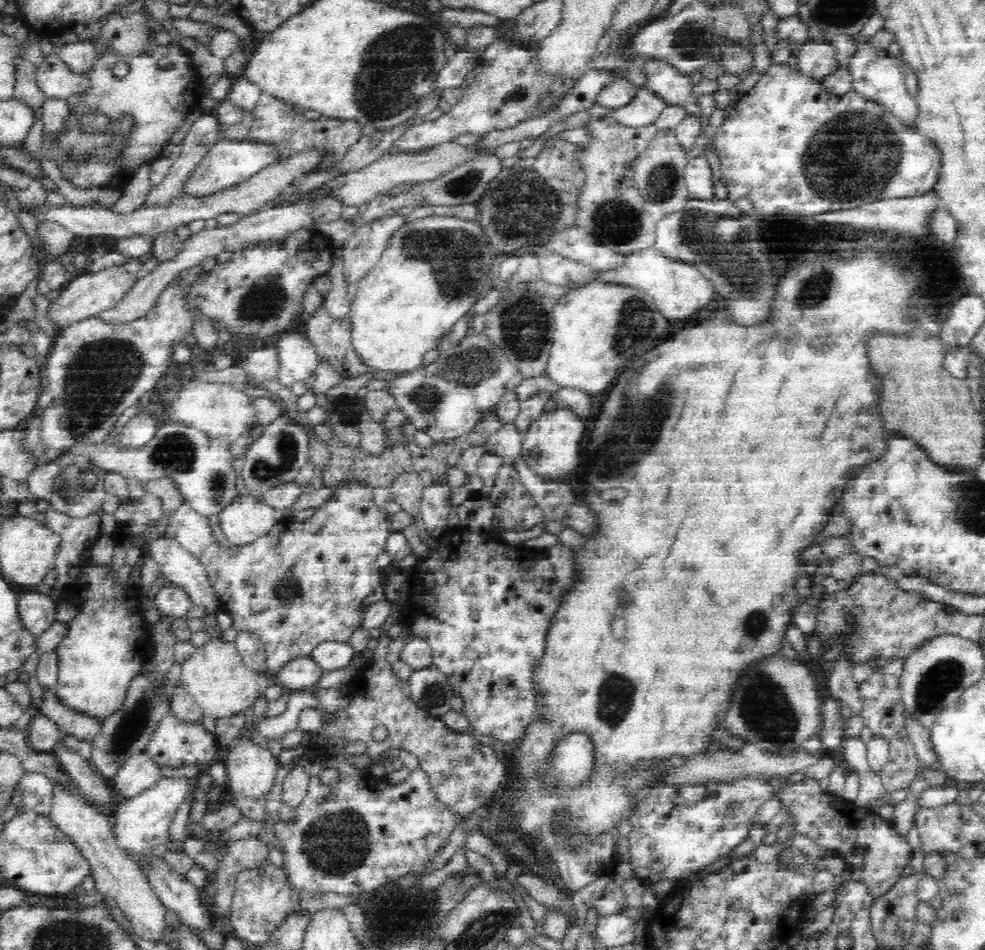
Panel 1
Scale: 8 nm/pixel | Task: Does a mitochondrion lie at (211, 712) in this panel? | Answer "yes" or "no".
no

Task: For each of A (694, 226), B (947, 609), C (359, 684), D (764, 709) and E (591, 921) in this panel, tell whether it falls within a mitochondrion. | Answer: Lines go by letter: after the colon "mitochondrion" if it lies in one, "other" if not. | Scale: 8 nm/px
A: mitochondrion
B: other
C: other
D: mitochondrion
E: other

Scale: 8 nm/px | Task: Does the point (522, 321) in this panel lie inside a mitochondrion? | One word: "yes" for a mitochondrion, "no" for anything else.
yes

